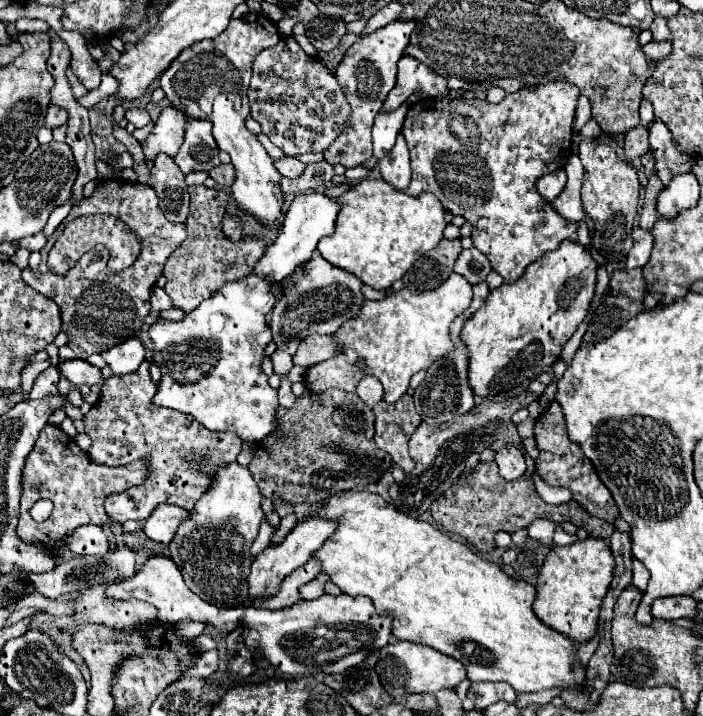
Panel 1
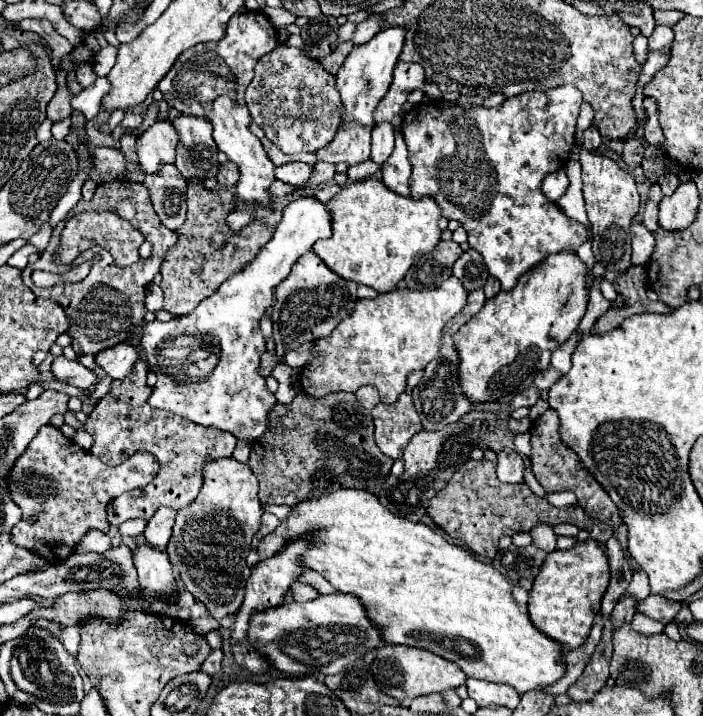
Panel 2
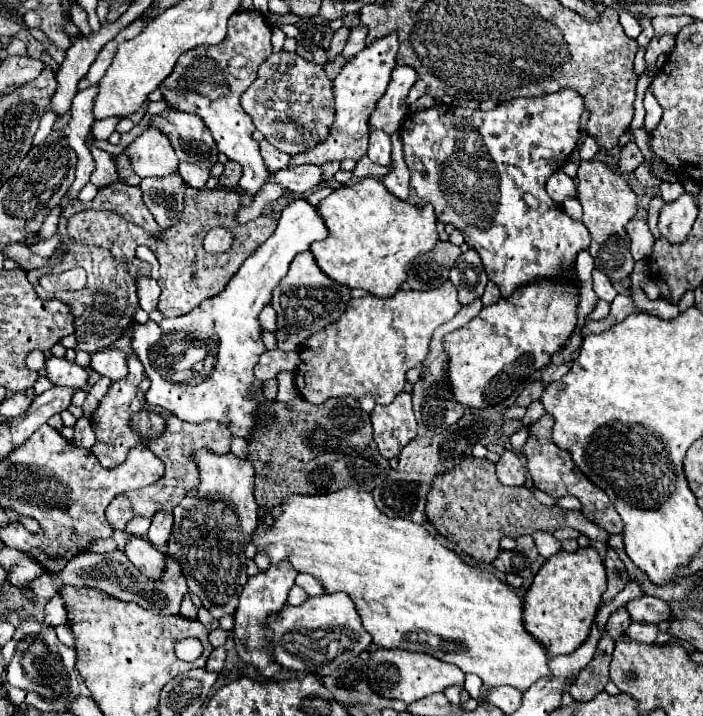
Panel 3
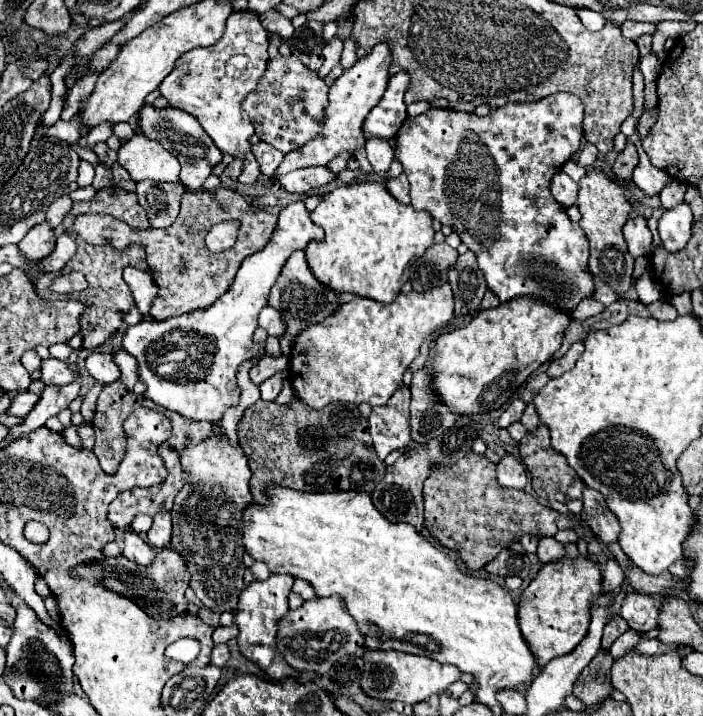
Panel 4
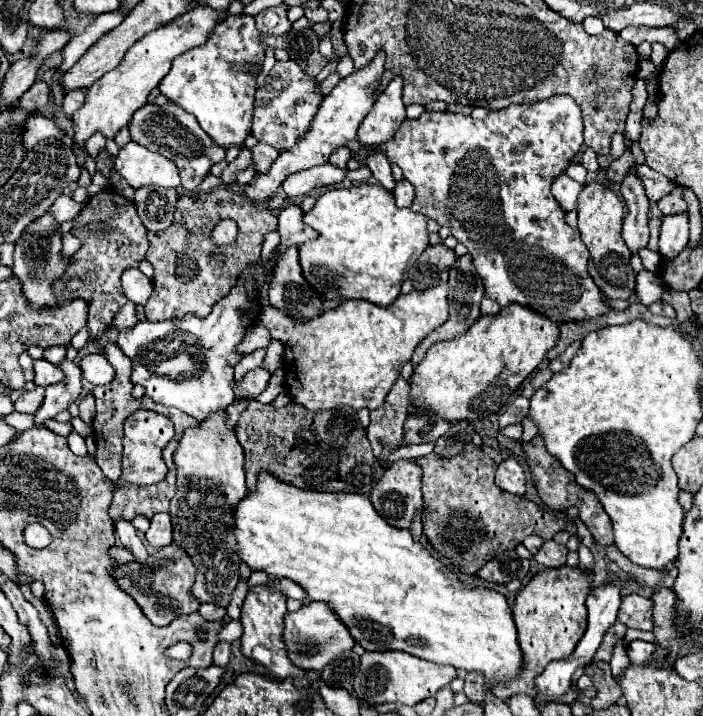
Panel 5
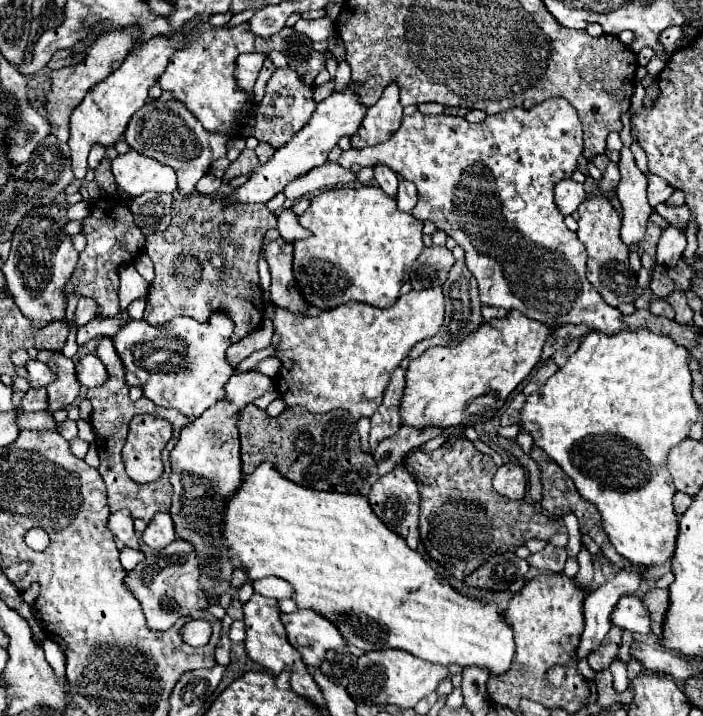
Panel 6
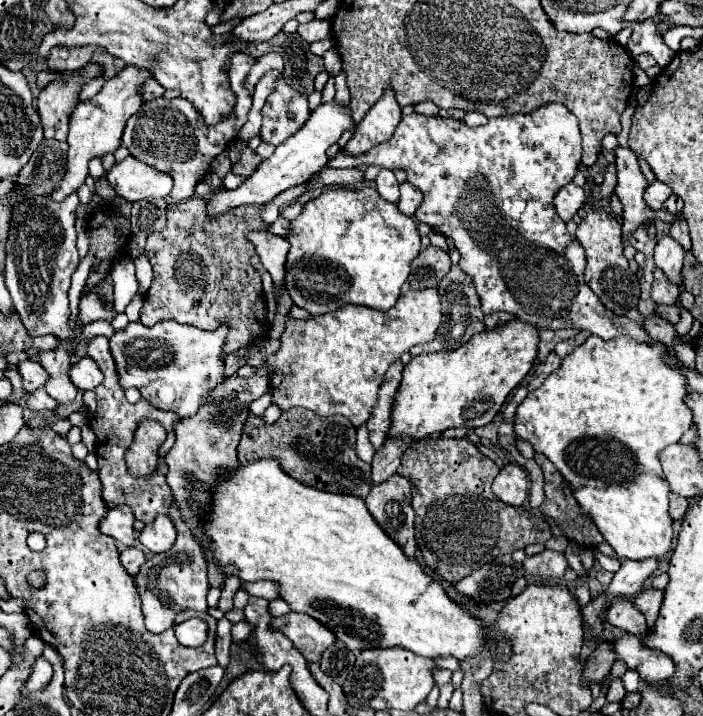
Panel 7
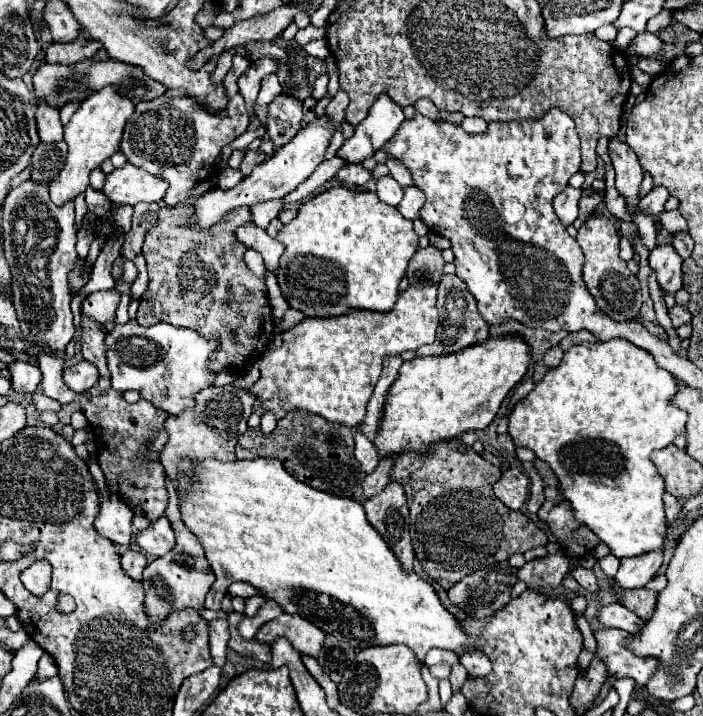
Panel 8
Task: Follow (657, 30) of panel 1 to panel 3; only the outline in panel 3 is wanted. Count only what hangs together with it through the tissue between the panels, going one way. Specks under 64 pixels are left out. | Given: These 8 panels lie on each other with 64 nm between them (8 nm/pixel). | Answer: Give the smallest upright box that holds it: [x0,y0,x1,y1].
[646,34,674,66]

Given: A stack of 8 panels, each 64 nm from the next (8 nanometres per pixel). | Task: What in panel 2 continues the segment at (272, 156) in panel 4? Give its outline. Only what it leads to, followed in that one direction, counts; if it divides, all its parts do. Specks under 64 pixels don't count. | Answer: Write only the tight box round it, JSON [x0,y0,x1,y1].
[262,138,296,166]

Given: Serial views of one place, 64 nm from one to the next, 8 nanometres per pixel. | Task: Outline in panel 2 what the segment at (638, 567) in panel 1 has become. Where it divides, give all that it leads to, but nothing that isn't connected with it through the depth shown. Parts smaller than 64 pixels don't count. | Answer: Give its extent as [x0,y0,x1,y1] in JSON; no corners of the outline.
[624,570,650,598]

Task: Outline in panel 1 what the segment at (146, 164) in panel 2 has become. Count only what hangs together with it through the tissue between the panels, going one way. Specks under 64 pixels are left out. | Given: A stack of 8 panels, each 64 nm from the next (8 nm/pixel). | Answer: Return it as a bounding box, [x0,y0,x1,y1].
[142,106,190,160]

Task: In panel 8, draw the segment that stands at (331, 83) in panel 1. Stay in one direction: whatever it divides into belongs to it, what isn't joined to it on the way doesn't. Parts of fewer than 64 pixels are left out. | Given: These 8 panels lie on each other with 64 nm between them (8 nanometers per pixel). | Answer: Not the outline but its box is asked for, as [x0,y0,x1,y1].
[266,94,304,146]

